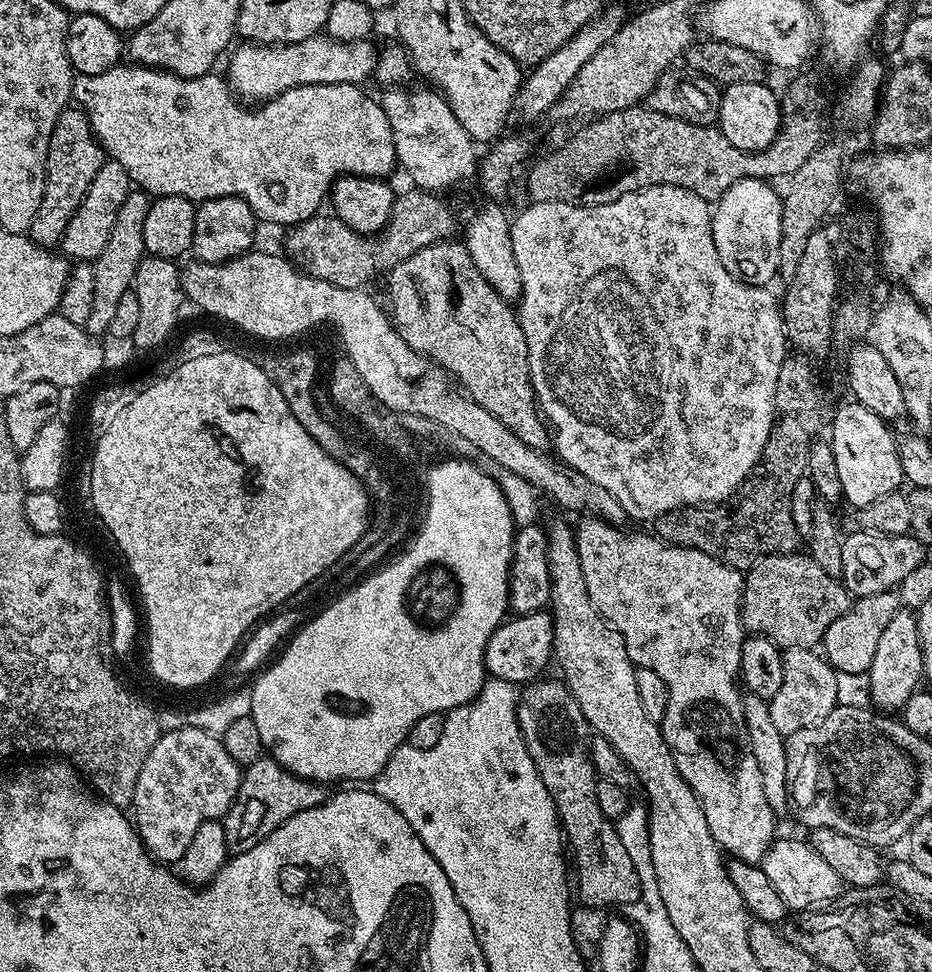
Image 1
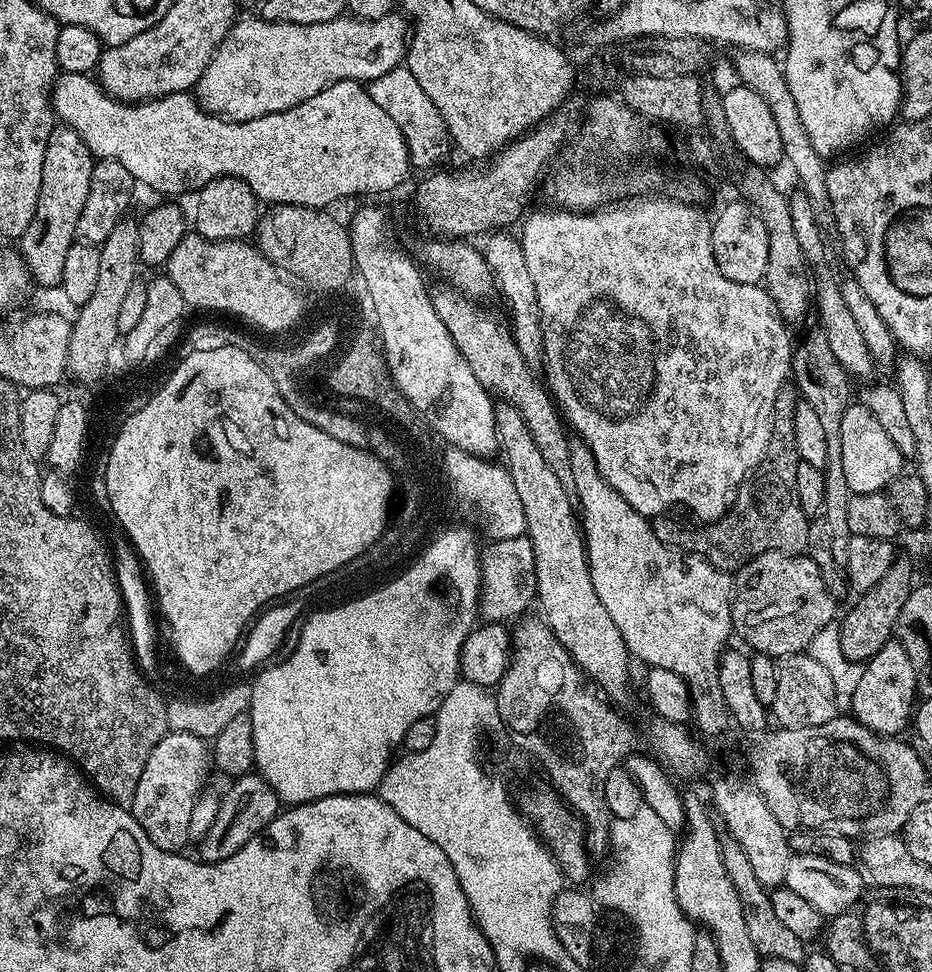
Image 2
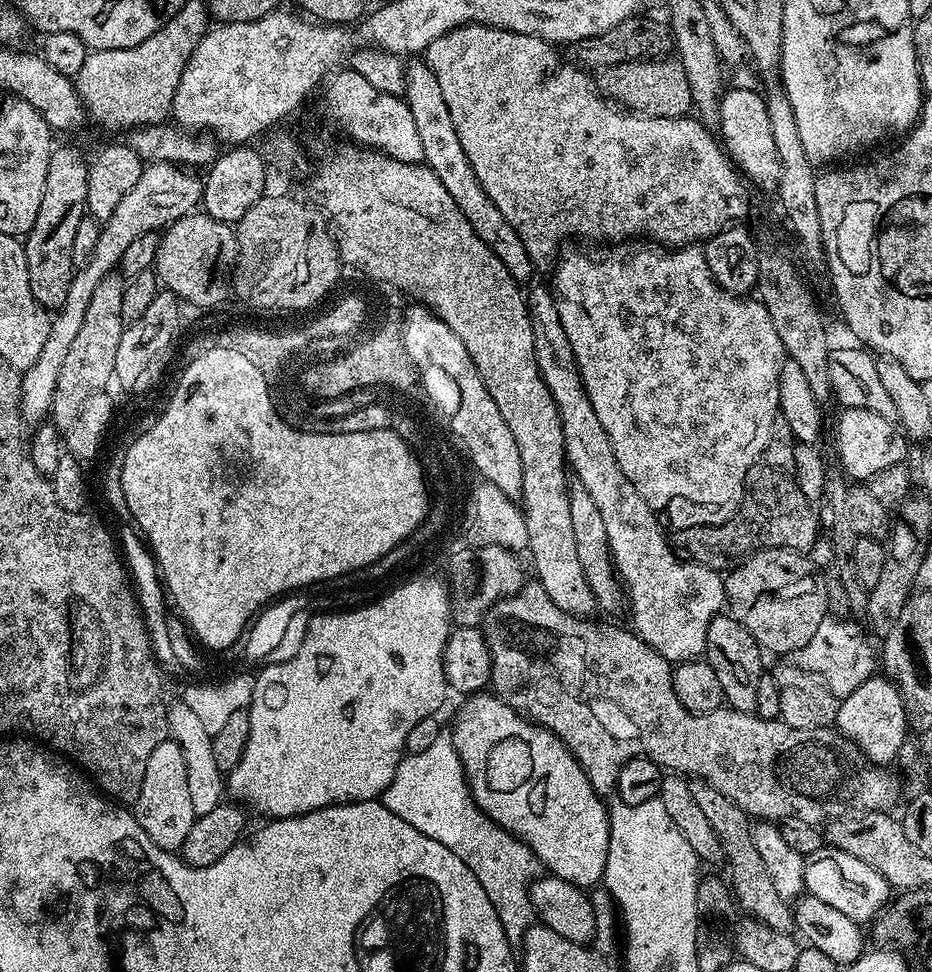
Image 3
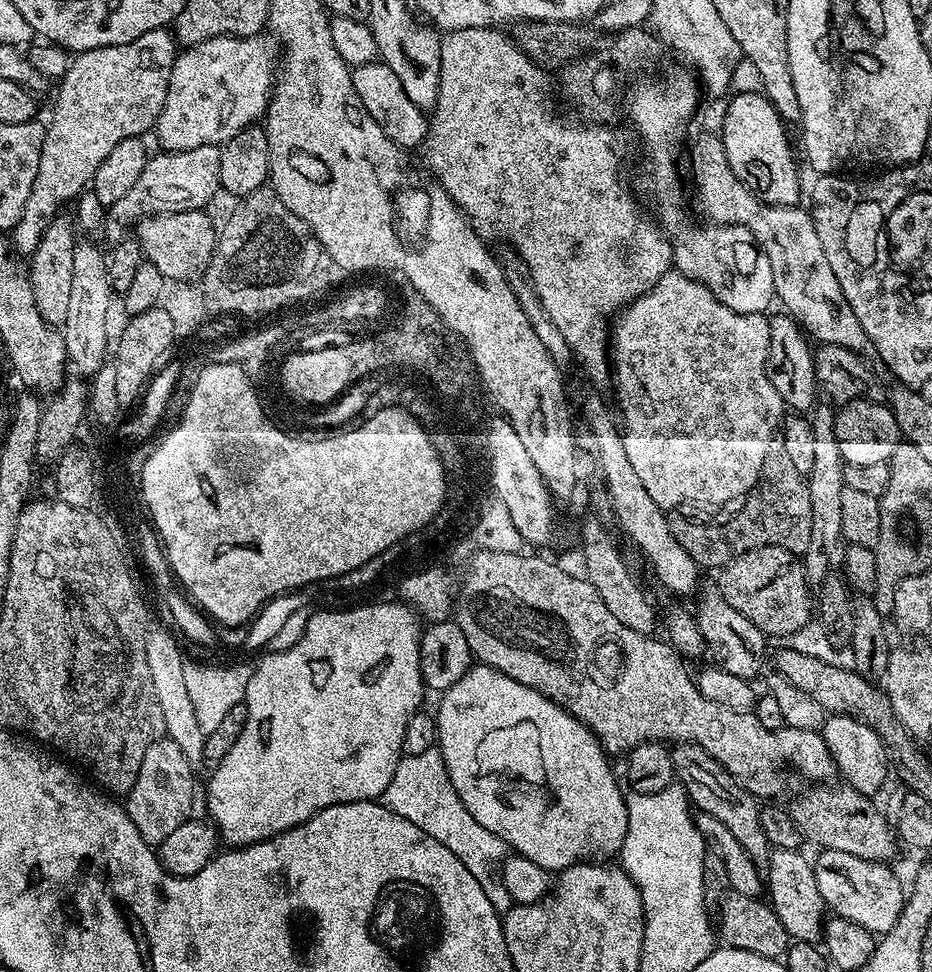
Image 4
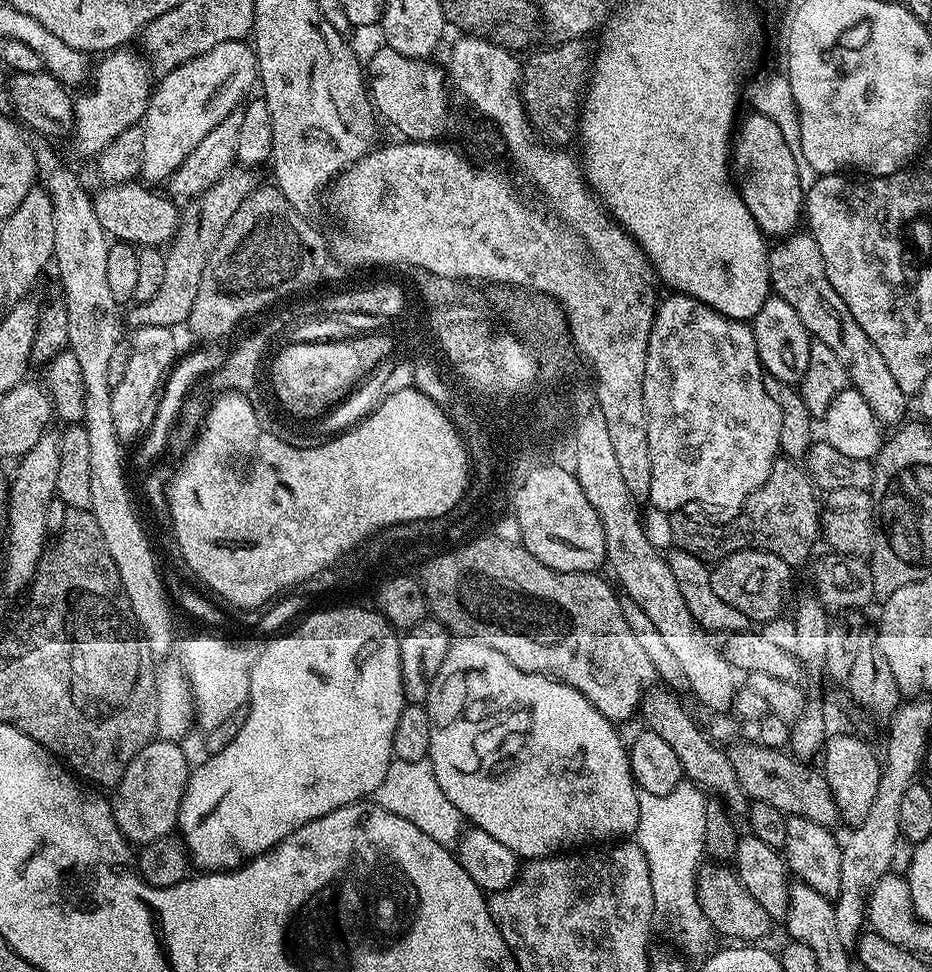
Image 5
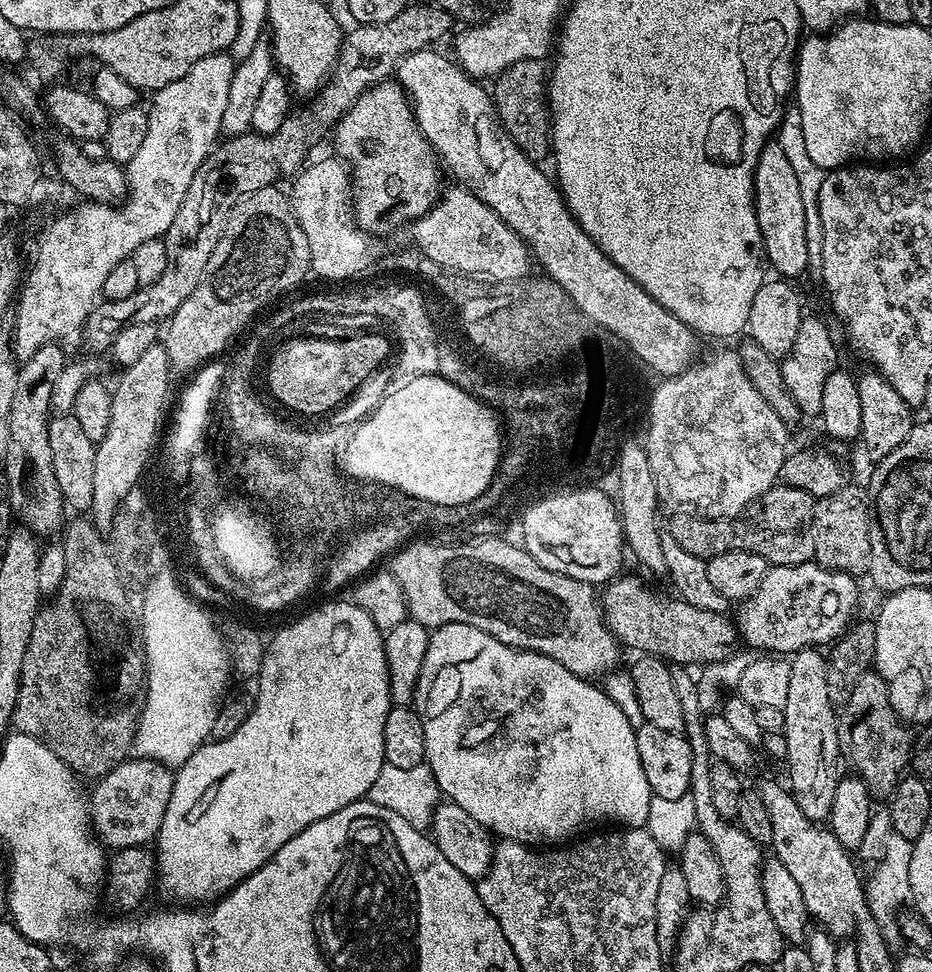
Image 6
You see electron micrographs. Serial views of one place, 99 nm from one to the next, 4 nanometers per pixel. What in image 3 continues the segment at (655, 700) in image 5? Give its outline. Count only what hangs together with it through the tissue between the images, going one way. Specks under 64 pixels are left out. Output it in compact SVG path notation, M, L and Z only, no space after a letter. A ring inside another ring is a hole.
M702 780L691 781L694 801L706 814L707 821L714 828L718 836L718 842L724 851L724 864L727 879L734 893L734 900L737 905L745 908L747 915L753 920L761 920L766 926L770 926L779 932L791 933L794 928L794 912L789 901L778 894L778 890L770 882L770 873L766 865L762 863L762 857L758 855L758 846L754 846L752 837L752 824L748 813L741 810L726 794L714 790L714 786L704 783Z

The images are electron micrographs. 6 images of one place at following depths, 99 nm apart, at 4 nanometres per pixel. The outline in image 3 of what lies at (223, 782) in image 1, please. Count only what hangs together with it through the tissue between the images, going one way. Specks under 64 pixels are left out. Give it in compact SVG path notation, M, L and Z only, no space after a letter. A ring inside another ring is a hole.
M169 738L162 741L151 752L150 758L146 758L146 774L142 777L142 791L138 793L134 815L138 826L142 826L146 834L150 834L150 842L154 842L154 846L173 854L179 853L197 814L190 802L185 759L175 740Z

